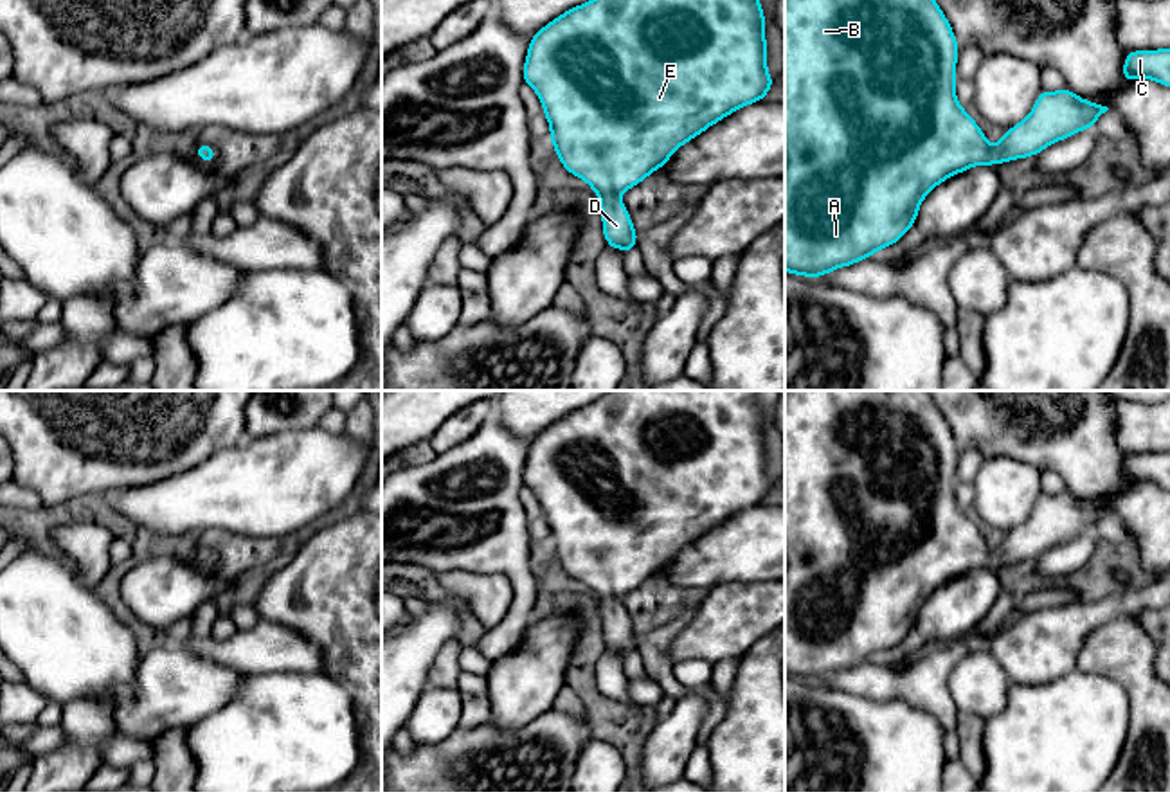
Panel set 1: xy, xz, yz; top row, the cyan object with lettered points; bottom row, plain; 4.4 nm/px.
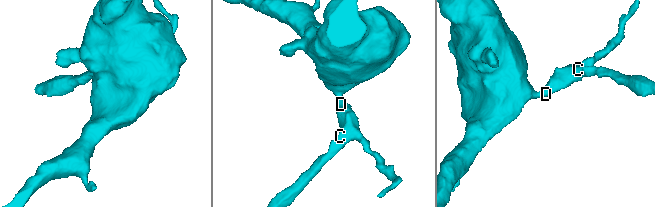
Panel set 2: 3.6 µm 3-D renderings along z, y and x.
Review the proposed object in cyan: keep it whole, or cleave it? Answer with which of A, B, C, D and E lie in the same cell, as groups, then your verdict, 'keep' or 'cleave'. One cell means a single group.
A B C D E | keep

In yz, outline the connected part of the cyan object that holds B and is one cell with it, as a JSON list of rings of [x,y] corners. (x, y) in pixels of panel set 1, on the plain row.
[[[785,391],[785,675],[803,680],[821,680],[832,673],[855,668],[880,652],[887,652],[916,626],[922,603],[943,583],[974,569],[1004,567],[1039,558],[1048,549],[1082,533],[1093,533],[1096,522],[1109,511],[1089,506],[1067,490],[1058,495],[1039,495],[1026,522],[1006,533],[994,551],[977,526],[956,502],[956,464],[959,450],[950,425],[938,410],[929,391]]]

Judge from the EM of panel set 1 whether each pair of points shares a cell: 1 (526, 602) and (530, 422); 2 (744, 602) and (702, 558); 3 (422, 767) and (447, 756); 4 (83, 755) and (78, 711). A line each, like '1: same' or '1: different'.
1: different
2: different
3: same
4: same

